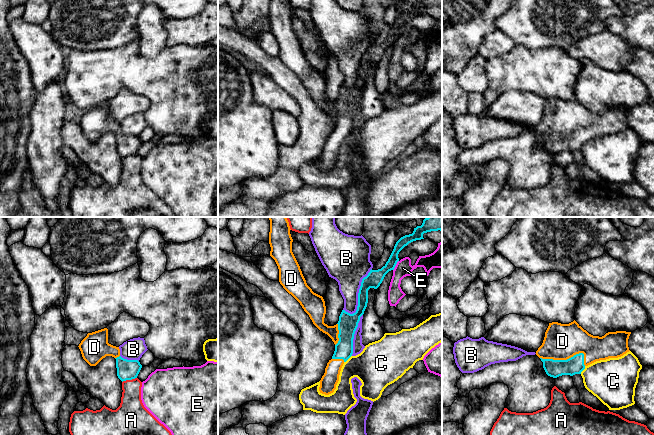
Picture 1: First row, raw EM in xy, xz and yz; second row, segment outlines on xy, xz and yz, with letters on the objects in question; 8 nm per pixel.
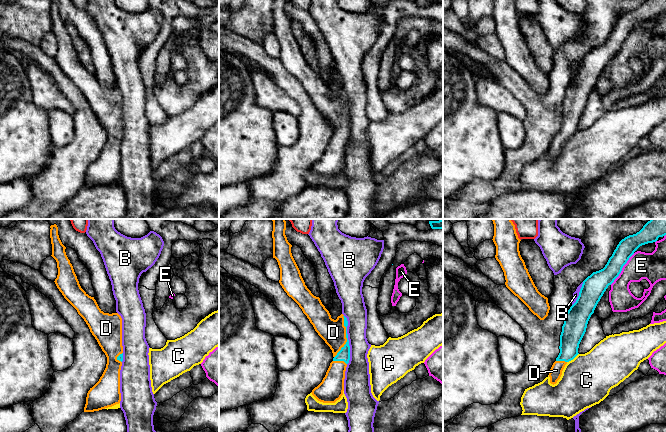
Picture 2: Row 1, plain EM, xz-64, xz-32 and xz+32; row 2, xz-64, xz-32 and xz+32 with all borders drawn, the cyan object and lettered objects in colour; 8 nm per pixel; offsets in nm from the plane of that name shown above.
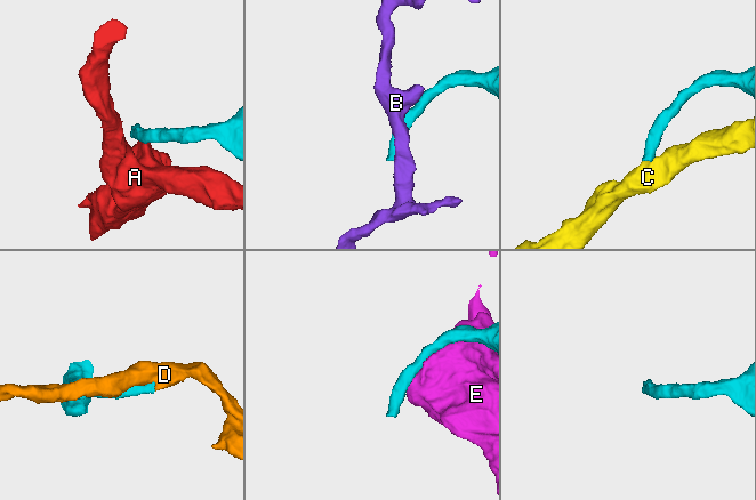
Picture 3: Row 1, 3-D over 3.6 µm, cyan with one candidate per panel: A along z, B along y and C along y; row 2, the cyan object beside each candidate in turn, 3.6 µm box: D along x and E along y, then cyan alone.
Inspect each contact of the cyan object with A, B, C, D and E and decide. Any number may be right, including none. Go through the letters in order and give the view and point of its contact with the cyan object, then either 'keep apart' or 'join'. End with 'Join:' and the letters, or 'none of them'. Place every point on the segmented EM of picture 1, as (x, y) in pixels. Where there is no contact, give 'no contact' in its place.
A: xy (129, 379) | keep apart
B: xz (358, 294) | keep apart
C: xz (347, 359) | keep apart
D: yz (567, 359) | join
E: xz (395, 265) | keep apart
Join: D

